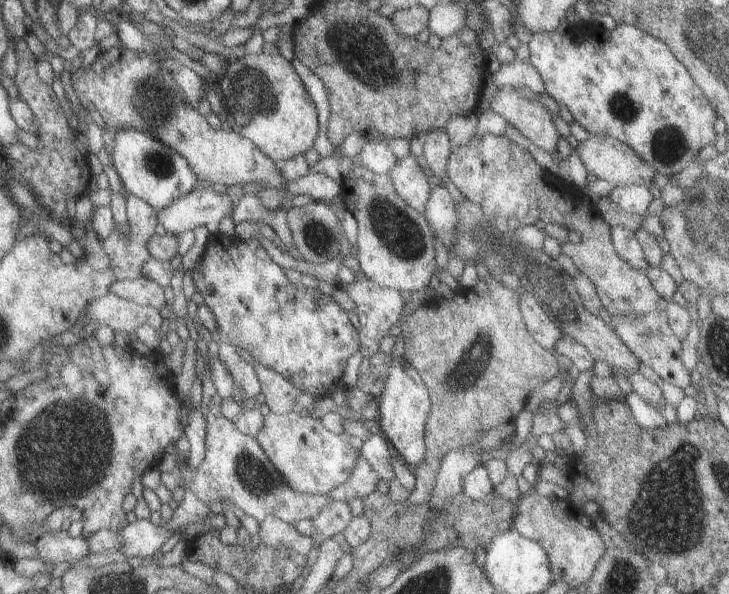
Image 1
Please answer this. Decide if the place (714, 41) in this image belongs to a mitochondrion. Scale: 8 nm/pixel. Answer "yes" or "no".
yes

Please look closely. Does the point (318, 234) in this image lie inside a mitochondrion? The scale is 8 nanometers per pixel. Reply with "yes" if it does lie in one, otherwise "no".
yes

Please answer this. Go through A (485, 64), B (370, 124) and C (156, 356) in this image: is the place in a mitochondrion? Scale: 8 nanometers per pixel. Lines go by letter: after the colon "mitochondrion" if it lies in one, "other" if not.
A: other
B: other
C: other

